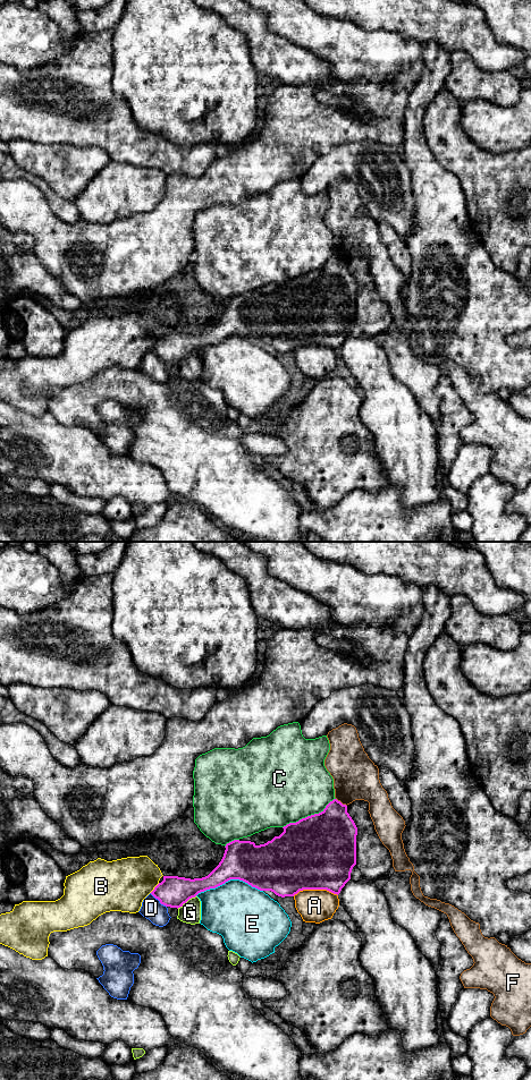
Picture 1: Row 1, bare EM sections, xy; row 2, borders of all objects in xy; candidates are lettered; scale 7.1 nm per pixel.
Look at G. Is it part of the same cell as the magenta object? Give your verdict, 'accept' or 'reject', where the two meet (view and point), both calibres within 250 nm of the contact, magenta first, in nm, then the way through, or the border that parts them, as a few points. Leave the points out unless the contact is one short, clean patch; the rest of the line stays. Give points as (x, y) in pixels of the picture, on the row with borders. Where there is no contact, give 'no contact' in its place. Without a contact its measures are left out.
accept; meets magenta in xy at (186, 901); 220 nm thick on the magenta side, 150 nm on the other; runs through xy (174, 891), (186, 901), (190, 912)

